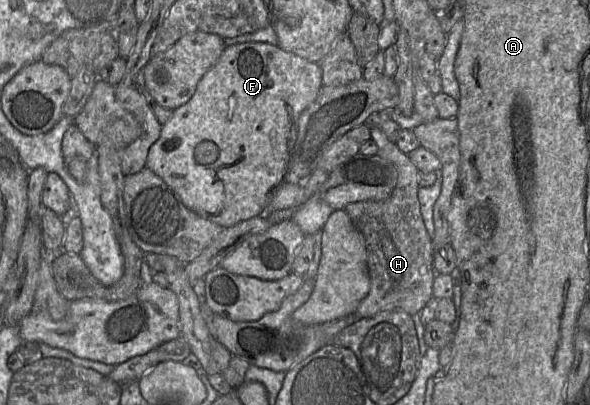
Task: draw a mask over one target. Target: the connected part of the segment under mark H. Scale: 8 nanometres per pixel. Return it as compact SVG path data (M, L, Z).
M369 126L371 139L377 145L377 155L391 162L398 173L397 184L391 195L382 201L359 201L348 204L344 211L365 240L370 289L358 305L357 319L371 318L383 311L402 310L410 316L433 301L432 285L436 272L433 268L433 240L429 236L418 201L419 171L408 155L399 150L378 126Z

